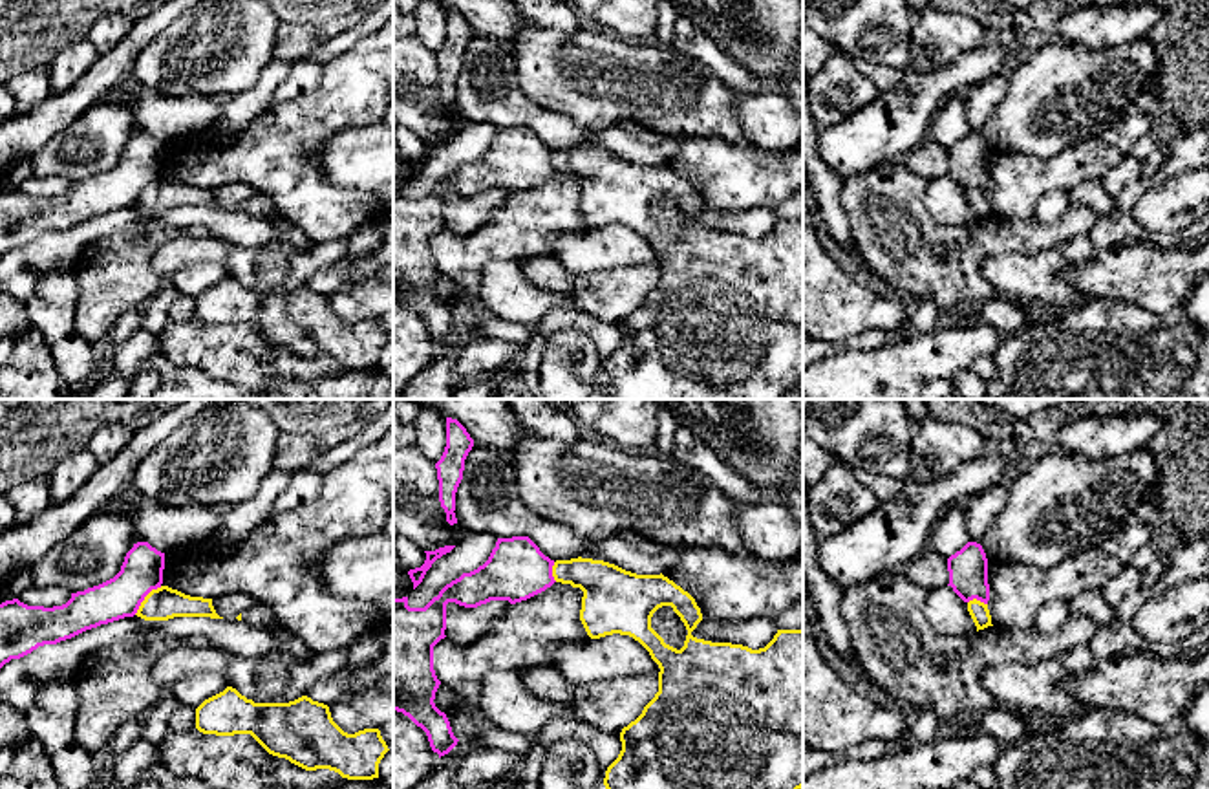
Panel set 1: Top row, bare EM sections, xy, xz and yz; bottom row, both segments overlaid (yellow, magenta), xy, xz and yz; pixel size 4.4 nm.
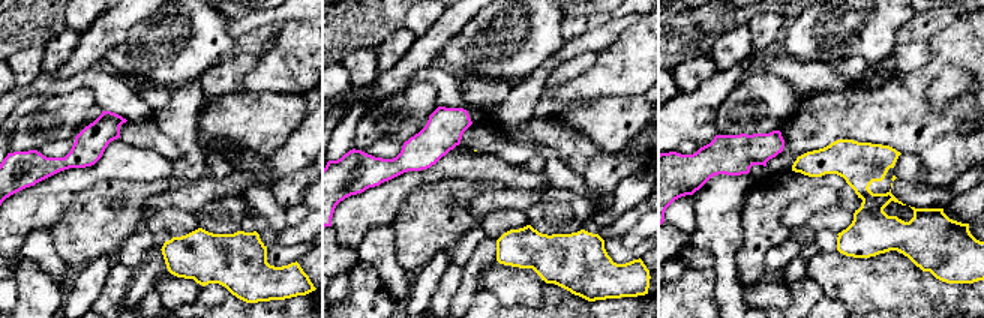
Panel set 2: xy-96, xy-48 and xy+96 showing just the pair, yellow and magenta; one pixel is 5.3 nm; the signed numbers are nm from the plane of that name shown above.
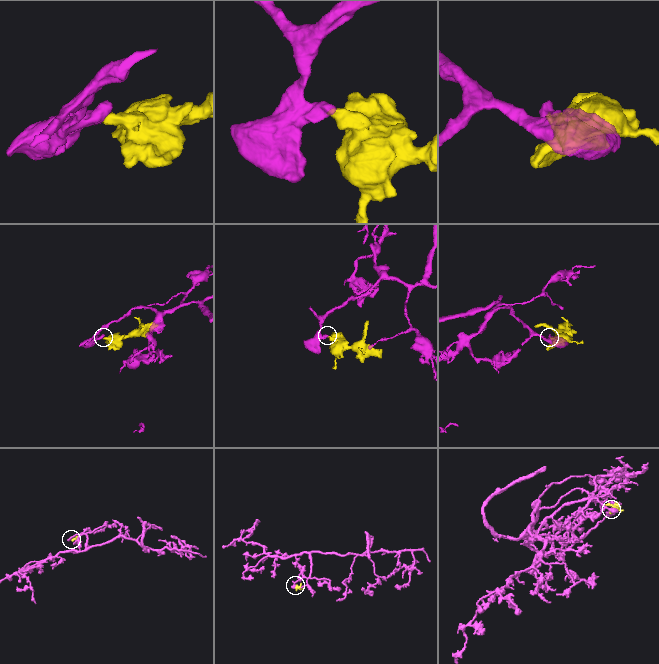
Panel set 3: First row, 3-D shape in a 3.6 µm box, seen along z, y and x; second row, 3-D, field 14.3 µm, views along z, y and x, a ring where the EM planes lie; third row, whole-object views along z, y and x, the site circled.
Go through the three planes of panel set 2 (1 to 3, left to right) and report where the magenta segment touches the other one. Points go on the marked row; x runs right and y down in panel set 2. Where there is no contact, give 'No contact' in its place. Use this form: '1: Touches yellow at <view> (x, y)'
1: No contact
2: No contact
3: No contact

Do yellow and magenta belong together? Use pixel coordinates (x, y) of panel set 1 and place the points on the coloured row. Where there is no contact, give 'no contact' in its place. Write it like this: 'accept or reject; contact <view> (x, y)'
reject; contact xy (145, 597)

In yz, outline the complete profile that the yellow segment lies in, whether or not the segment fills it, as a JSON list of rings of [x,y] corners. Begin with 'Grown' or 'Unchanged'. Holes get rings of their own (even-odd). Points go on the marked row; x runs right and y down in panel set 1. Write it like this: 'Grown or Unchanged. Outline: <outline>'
Unchanged. Outline: [[[973,599],[968,602],[968,611],[977,626],[977,632],[993,626],[988,604]]]

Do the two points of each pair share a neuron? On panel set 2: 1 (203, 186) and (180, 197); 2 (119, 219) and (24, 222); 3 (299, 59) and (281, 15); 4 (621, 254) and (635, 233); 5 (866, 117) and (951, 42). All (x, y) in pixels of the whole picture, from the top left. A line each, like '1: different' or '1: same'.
1: same
2: different
3: different
4: different
5: same

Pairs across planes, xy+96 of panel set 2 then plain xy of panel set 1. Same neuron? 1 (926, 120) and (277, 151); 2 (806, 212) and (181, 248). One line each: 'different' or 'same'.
1: same
2: same

